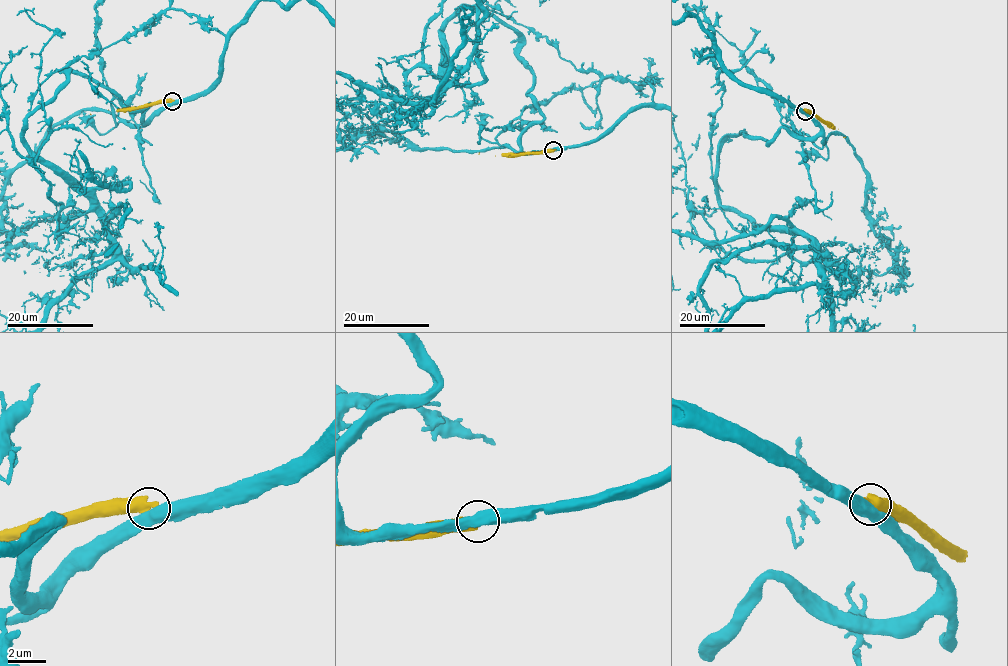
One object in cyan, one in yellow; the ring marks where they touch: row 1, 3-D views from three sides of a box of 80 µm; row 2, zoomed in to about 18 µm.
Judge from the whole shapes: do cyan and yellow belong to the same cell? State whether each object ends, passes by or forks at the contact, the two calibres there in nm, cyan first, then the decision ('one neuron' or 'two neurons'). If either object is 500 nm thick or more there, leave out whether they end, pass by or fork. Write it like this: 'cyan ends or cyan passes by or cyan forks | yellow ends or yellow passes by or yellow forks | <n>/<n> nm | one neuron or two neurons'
550/550 nm | two neurons

